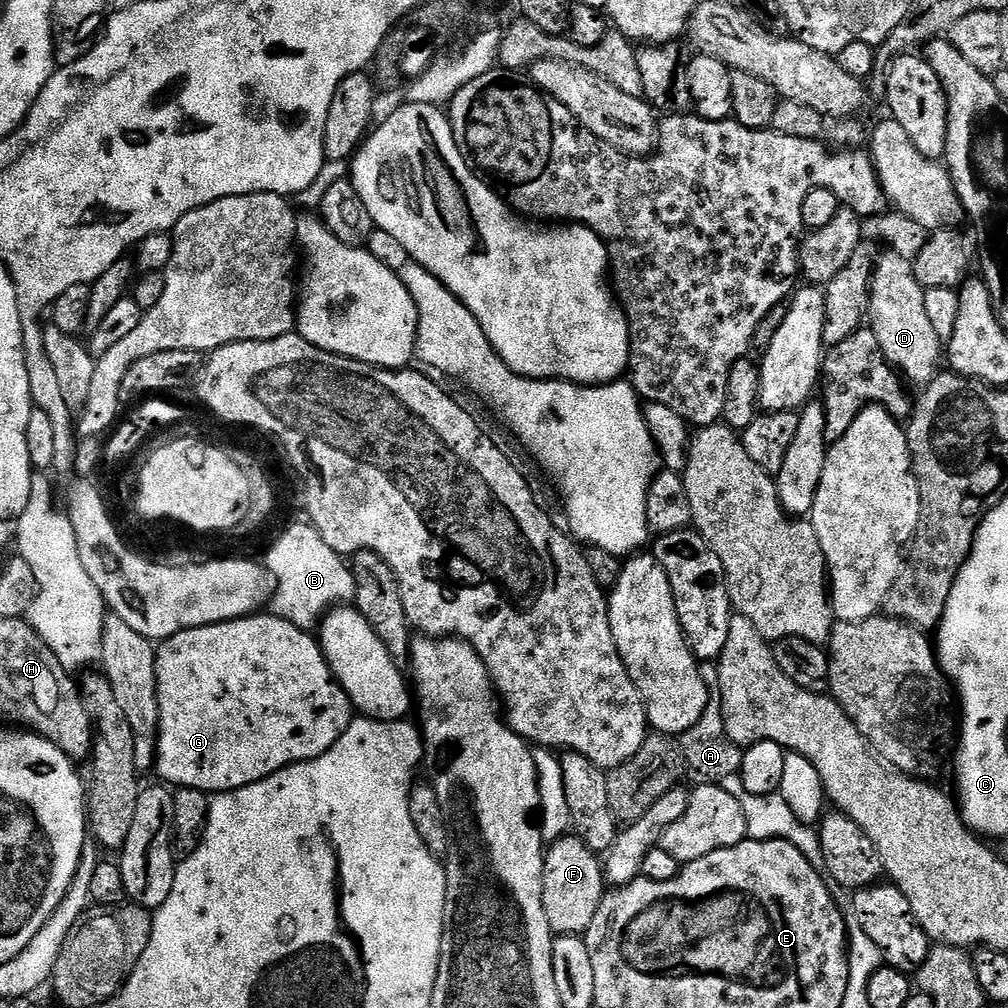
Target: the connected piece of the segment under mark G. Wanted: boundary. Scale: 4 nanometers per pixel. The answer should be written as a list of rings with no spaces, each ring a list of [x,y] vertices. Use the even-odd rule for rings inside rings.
[[[253,614],[241,616],[239,620],[227,620],[225,624],[207,624],[201,628],[182,630],[169,640],[159,641],[156,654],[156,697],[160,711],[160,739],[156,741],[155,775],[160,775],[165,785],[176,788],[193,788],[199,792],[215,794],[217,792],[233,792],[242,786],[250,786],[267,776],[273,776],[278,770],[288,768],[292,764],[300,764],[304,760],[313,760],[348,729],[348,724],[354,718],[352,701],[340,689],[340,685],[328,669],[324,651],[320,649],[317,637],[311,631],[304,631],[288,620],[273,614]]]

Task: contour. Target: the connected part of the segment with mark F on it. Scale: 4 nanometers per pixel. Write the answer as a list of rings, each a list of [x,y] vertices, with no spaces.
[[[565,834],[559,840],[551,841],[544,853],[544,873],[542,874],[542,906],[546,910],[546,922],[550,922],[556,936],[578,936],[587,932],[598,906],[604,900],[606,881],[601,857],[591,852],[574,834]]]

